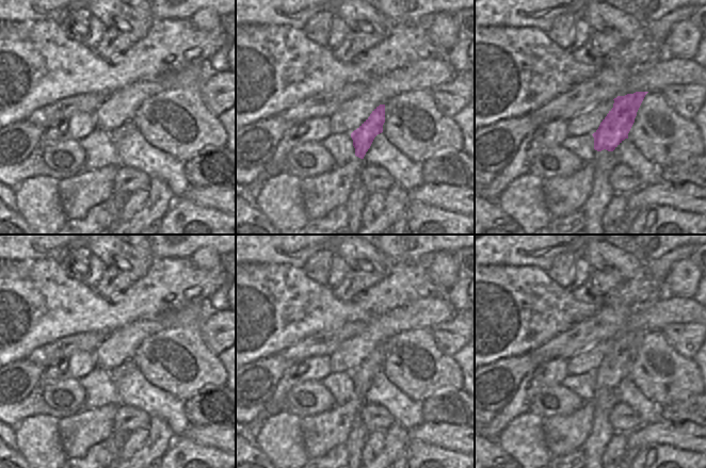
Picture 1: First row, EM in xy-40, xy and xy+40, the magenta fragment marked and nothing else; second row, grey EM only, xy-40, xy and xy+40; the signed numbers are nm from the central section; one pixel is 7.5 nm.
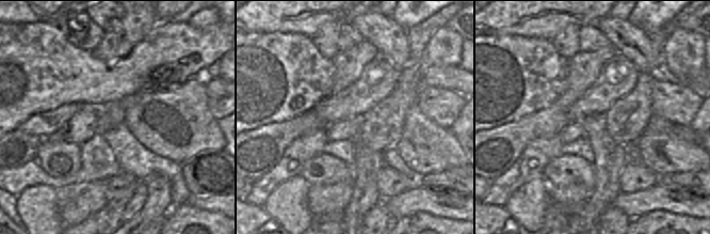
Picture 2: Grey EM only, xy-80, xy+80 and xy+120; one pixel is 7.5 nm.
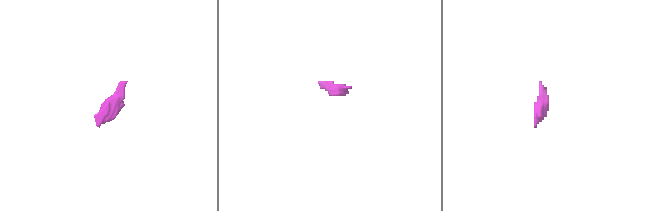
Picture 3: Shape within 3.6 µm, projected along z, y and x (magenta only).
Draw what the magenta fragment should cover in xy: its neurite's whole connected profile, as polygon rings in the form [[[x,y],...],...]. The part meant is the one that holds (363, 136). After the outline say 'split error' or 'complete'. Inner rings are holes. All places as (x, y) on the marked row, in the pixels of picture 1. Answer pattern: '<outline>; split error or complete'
[[[385,104],[376,107],[370,116],[351,133],[355,159],[333,171],[307,177],[300,182],[304,210],[308,220],[320,220],[333,209],[347,205],[353,182],[364,167],[364,157],[374,138],[383,132]]]; split error

